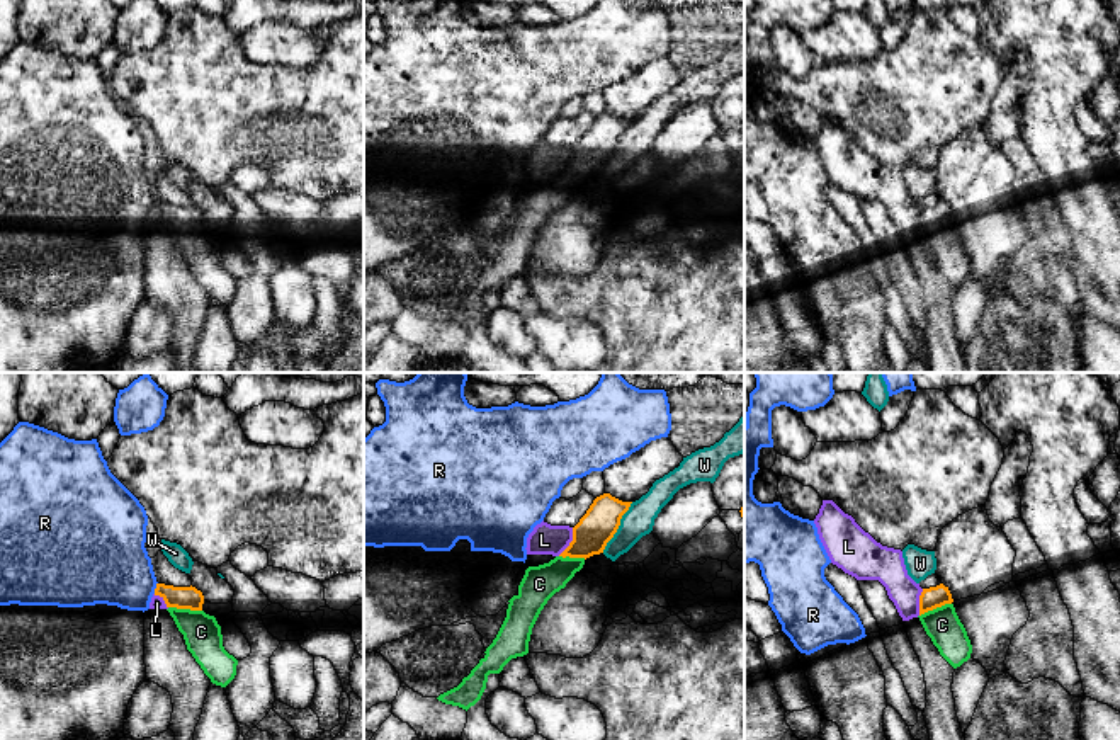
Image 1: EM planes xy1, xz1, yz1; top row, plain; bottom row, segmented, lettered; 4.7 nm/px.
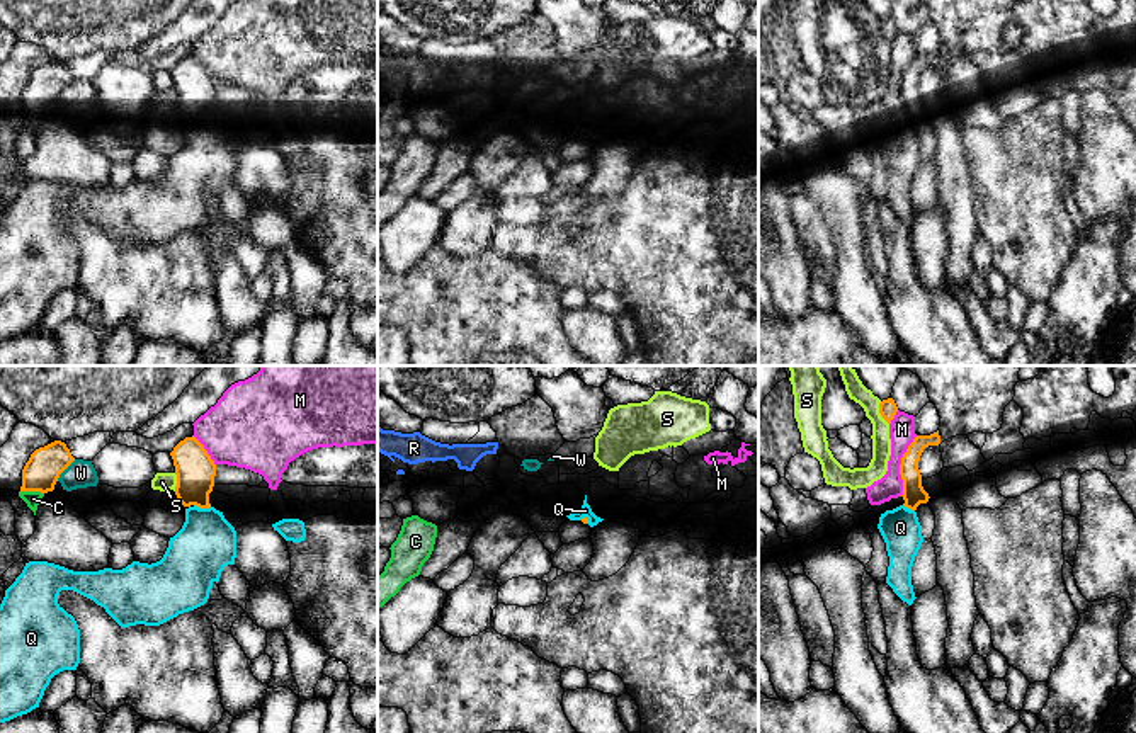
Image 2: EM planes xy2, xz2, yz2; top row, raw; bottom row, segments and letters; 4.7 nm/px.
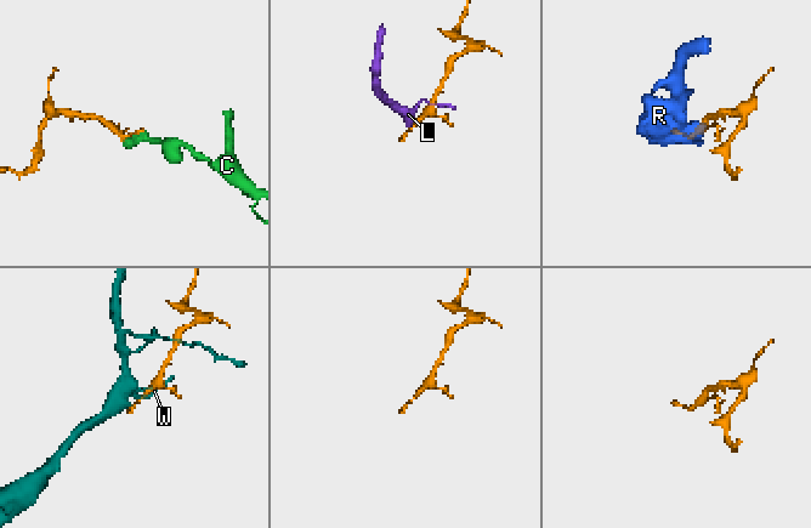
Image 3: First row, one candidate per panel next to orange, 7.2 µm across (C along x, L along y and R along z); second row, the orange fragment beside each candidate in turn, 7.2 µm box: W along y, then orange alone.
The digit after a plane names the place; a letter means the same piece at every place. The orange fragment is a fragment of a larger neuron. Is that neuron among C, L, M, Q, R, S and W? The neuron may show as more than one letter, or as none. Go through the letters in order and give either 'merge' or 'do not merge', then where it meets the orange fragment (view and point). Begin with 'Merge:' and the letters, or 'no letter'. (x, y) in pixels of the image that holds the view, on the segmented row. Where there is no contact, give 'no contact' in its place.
Merge: C
C: merge; meets orange in xy1 at (186, 608)
L: do not merge; meets orange in xz1 at (571, 541)
M: do not merge; meets orange in yz2 at (900, 466)
Q: do not merge; meets orange in xy2 at (203, 507)
R: do not merge; meets orange in xy1 at (157, 587)
S: do not merge; meets orange in yz2 at (880, 412)
W: do not merge; meets orange in xz1 at (617, 528)

